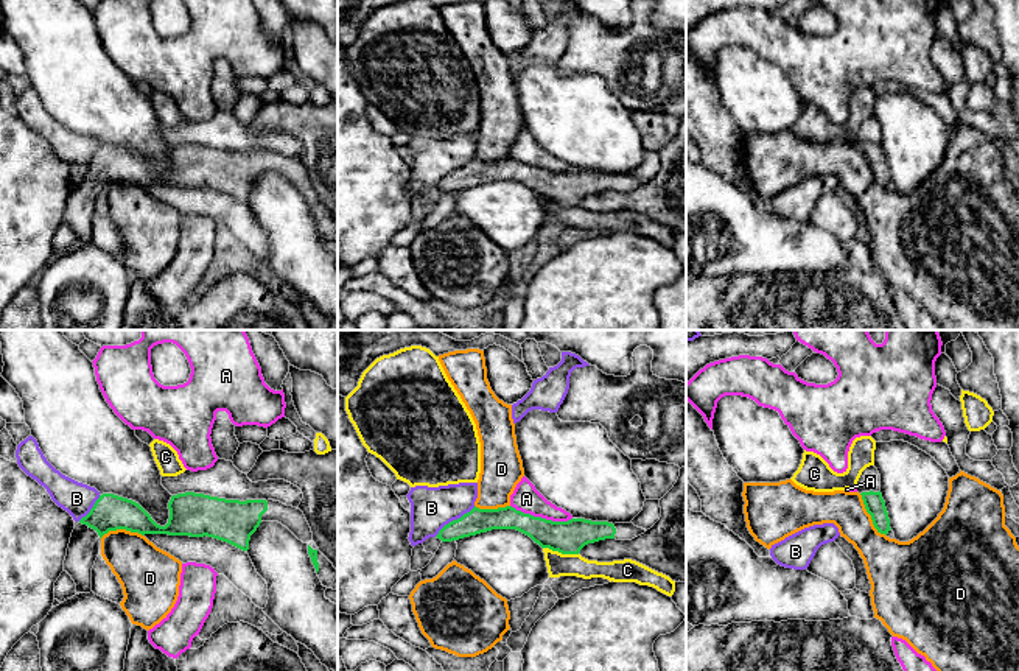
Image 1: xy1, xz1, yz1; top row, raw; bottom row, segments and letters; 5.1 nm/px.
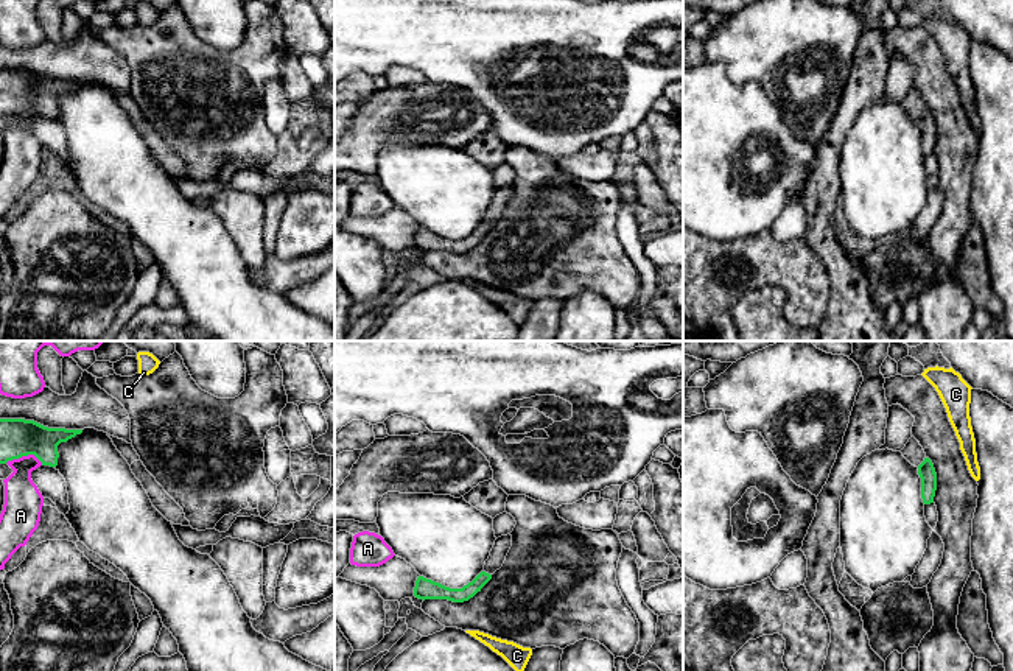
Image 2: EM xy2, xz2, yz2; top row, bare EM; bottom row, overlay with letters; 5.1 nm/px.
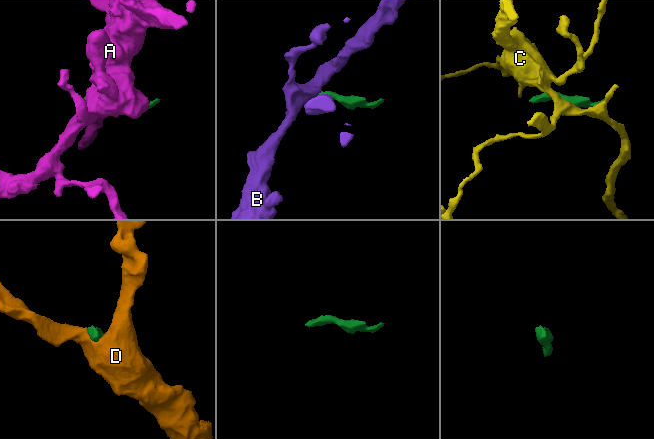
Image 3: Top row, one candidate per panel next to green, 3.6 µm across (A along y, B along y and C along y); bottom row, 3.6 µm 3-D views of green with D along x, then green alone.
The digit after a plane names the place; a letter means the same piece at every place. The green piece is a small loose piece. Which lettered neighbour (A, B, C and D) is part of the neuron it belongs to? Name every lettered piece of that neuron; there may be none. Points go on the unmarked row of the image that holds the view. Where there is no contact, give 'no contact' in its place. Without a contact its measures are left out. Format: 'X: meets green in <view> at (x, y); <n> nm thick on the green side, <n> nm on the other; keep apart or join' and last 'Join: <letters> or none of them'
A: meets green in xz1 at (540, 168); 180 nm thick on the green side, 140 nm on the other; keep apart
B: meets green in xz1 at (455, 172); 130 nm thick on the green side, 220 nm on the other; keep apart
C: meets green in xz1 at (560, 203); 180 nm thick on the green side, 120 nm on the other; keep apart
D: meets green in yz1 at (870, 165); 110 nm thick on the green side, 220 nm on the other; keep apart
Join: none of them

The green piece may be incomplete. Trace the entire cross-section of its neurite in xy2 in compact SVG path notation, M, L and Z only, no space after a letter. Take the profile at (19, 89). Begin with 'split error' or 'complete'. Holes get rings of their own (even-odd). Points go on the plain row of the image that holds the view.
complete; M0 70L0 115L34 106L42 117L58 117L58 97L82 81L48 79L34 72Z

